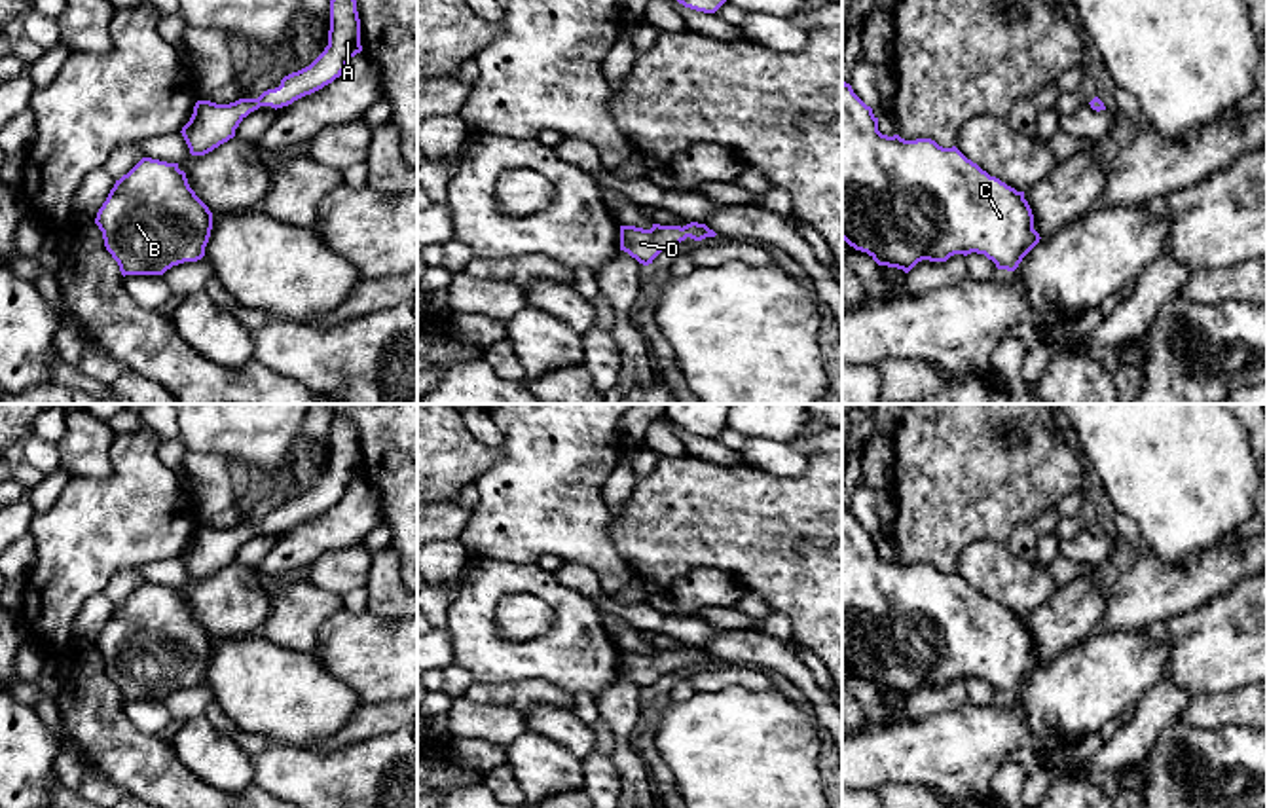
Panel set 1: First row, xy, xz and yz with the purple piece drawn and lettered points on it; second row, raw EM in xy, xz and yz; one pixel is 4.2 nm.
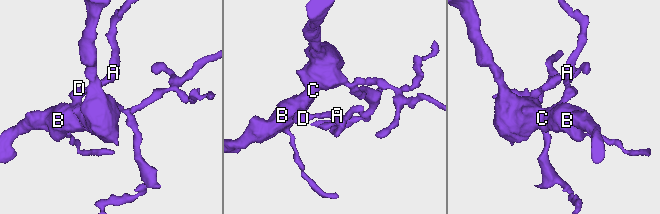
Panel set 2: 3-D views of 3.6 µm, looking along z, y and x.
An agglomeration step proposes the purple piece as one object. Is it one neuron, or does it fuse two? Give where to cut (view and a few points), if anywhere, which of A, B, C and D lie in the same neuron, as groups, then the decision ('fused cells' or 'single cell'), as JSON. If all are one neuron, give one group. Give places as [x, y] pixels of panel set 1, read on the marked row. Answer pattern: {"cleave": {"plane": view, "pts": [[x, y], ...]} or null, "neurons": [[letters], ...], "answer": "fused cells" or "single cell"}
{"cleave": null, "neurons": [["A", "B", "C", "D"]], "answer": "single cell"}

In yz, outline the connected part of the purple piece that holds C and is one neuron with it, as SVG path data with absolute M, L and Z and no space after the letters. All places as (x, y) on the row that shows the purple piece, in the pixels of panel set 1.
M842 82L842 239L878 266L909 273L922 260L971 252L1015 271L1041 237L1024 192L990 176L956 146L882 135L872 108Z

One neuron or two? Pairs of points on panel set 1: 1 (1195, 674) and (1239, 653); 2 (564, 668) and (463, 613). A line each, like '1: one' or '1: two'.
1: one
2: one

